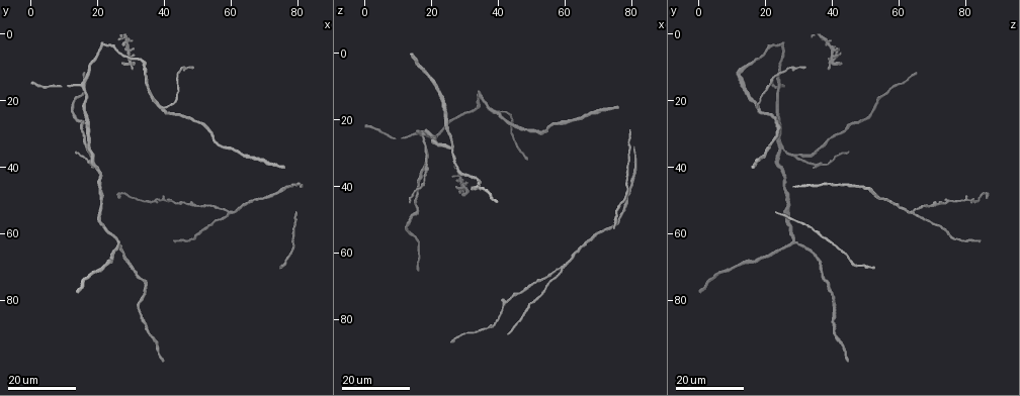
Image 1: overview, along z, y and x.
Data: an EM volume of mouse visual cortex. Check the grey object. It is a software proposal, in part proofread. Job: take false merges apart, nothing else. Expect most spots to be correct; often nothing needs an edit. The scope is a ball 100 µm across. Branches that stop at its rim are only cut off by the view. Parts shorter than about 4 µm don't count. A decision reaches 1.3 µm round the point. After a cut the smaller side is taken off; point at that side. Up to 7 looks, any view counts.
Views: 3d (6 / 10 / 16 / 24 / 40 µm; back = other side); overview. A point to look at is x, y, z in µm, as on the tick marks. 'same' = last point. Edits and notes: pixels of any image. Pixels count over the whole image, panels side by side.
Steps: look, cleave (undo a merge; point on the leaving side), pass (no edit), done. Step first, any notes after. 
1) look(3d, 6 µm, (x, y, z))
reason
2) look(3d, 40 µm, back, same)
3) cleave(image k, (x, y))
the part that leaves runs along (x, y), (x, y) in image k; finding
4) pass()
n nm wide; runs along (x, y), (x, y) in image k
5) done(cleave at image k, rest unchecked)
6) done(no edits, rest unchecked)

look(3d, 24 µm, (17.0, 34.0, 24.0))
arms part here

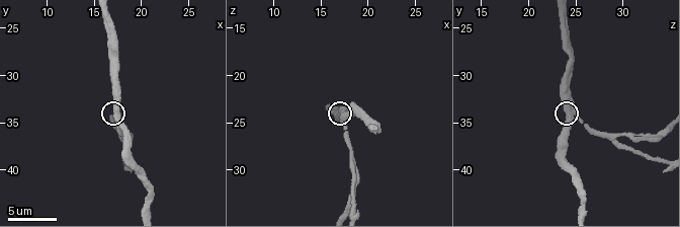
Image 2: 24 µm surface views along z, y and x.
look(3d, 10 µm, (17.4, 34.4, 24.6))

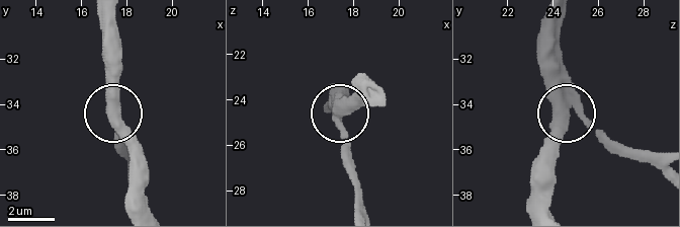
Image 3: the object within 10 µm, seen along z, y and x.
pass()
430 nm wide; all the same cell

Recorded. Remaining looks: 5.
look(3d, 24 µm, (14.0, 15.5, 24.0))

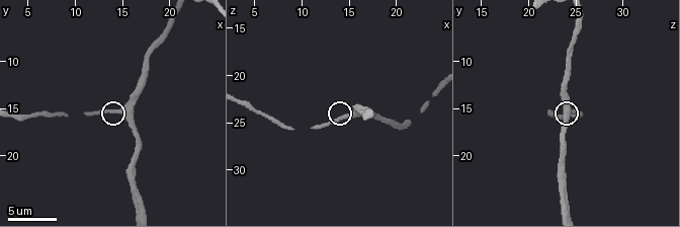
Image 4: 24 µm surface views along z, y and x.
look(3d, 6 µm, (14.8, 15.2, 24.4))
zoom in

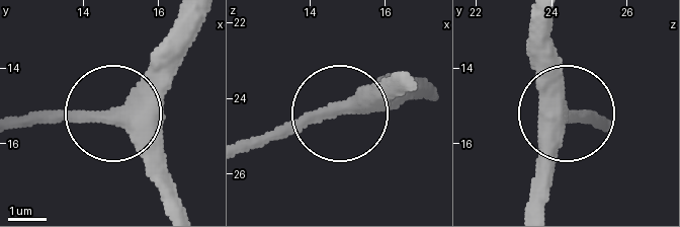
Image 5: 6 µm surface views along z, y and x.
look(3d, 6 µm, back, (14.80, 15.30, 24.35))

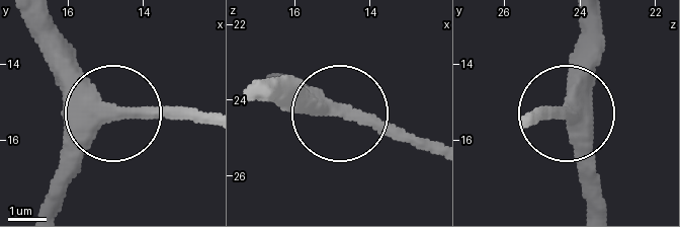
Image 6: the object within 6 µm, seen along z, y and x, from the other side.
pass()
runs along (35, 18), (49, 48), (116, 112), (199, 116) in image 6; one cell here

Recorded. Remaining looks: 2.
look(3d, 24 µm, (40.0, 22.0, 17.0))
three-way junction

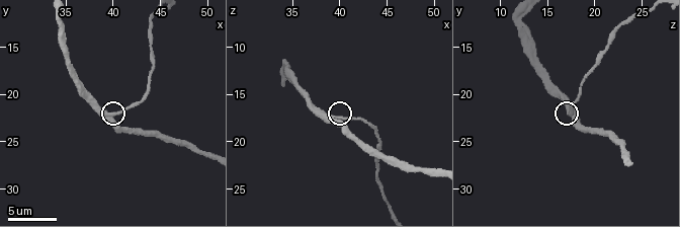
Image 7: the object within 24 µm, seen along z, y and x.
look(3d, 6 µm, (39.6, 22.4, 17.4))

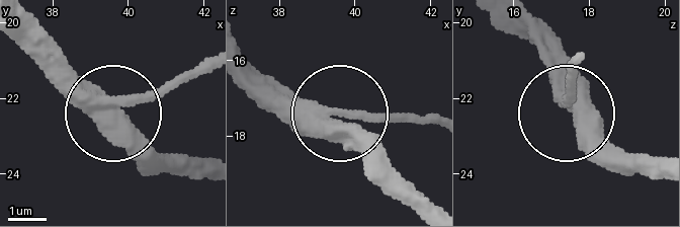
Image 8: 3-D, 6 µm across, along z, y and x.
pass()
3 arms; runs along (386, 168), (344, 117), (431, 114) in image 8; all the same cell

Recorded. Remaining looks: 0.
done(no edits, rest unchecked)

